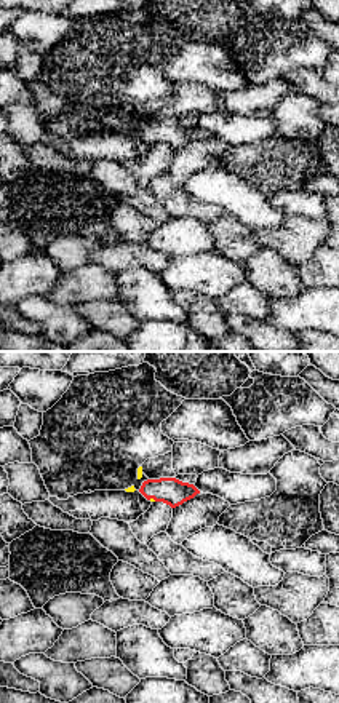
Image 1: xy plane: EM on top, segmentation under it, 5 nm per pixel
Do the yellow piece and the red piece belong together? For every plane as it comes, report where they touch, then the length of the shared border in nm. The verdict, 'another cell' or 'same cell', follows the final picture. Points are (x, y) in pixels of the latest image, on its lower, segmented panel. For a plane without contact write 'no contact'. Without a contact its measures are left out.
(152, 499) | 40 nm

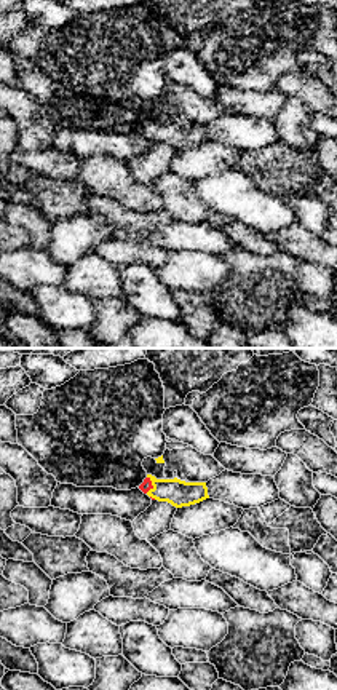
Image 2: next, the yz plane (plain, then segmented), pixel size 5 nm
(152, 484) | 90 nm

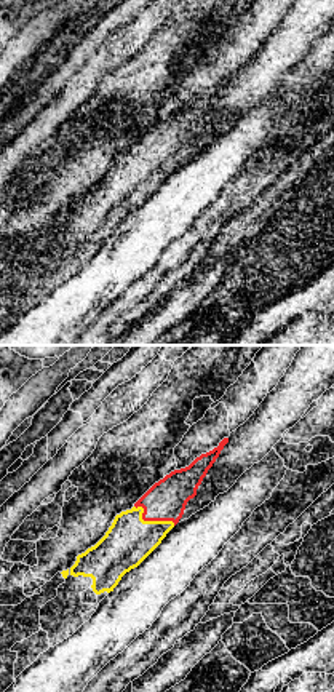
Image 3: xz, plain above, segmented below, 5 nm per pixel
(151, 521) | 220 nm

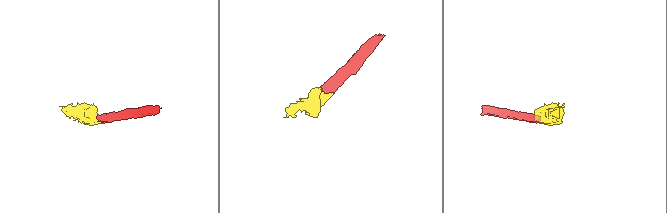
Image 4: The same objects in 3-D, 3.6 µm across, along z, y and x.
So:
same cell

